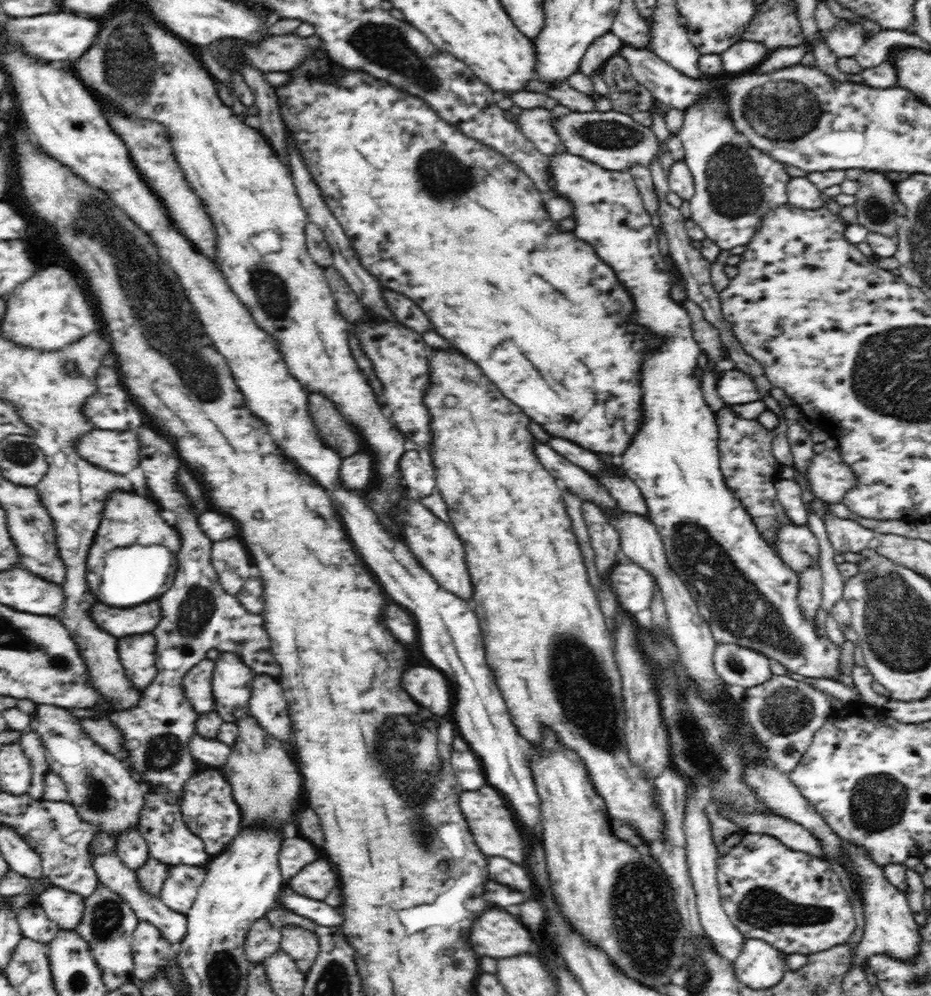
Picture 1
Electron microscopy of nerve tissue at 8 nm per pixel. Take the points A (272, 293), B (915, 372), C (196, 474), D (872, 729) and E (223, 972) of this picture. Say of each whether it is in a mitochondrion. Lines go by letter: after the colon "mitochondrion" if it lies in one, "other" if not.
A: mitochondrion
B: mitochondrion
C: other
D: other
E: mitochondrion

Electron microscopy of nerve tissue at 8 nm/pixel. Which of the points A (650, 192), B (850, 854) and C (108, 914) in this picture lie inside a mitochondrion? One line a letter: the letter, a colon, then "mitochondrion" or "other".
A: other
B: mitochondrion
C: mitochondrion

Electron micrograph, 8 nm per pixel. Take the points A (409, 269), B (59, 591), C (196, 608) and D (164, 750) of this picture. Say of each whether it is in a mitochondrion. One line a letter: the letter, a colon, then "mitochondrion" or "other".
A: other
B: other
C: mitochondrion
D: mitochondrion

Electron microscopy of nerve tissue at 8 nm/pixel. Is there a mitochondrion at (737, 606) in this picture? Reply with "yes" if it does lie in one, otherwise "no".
yes

